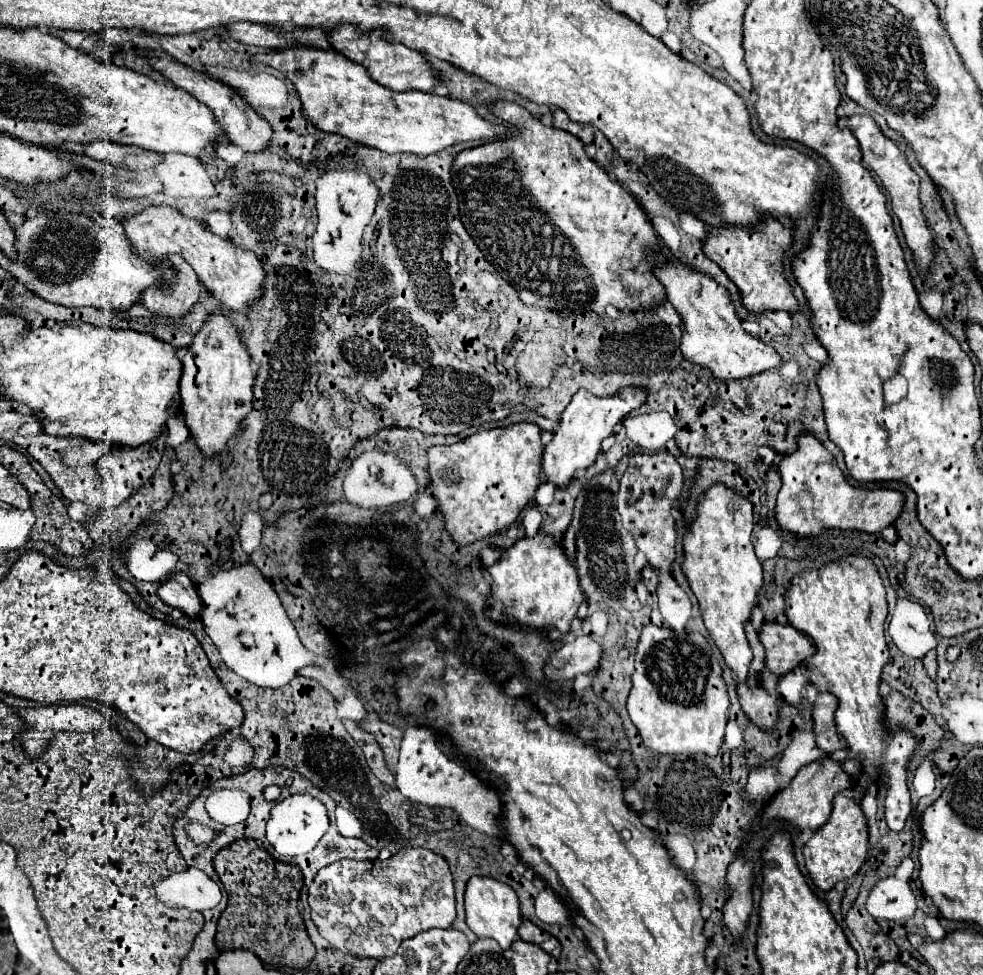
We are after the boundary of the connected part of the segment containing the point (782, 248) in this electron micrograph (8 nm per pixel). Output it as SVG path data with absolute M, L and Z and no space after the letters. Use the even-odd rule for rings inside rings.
M766 220L758 230L748 228L718 228L712 230L708 240L704 242L704 254L714 260L728 278L738 286L742 292L744 306L752 314L764 314L764 312L798 312L798 300L788 284L788 278L784 276L784 264L782 258L786 250L792 244L792 230L782 226L778 220Z

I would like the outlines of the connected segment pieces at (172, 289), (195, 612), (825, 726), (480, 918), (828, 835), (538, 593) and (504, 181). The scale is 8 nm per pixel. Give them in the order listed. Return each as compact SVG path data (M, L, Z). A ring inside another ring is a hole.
M170 256L176 266L178 280L170 286L148 288L142 296L144 306L156 314L166 318L168 322L180 322L188 312L192 312L194 304L200 300L204 286L196 276L194 268L180 256Z
M184 572L174 574L170 580L166 580L160 586L158 596L168 606L182 610L190 620L196 620L200 616L202 600L200 600L200 594L196 592L196 582Z
M820 692L814 706L812 706L816 744L824 752L834 752L834 750L846 748L846 742L836 732L836 724L834 724L836 706L838 706L838 700L830 692Z
M472 876L466 884L464 906L466 906L466 924L478 938L492 938L502 948L510 948L512 942L518 938L518 926L522 924L522 914L518 906L518 896L508 884L492 878Z
M838 794L834 798L834 810L830 820L814 832L814 836L802 848L802 854L808 874L820 890L832 890L838 882L852 878L860 870L868 854L868 826L860 804L856 804L856 800L846 794Z
M542 532L534 538L522 538L504 550L500 560L488 568L488 574L492 576L490 596L504 604L506 616L530 630L558 630L566 634L584 600L576 568L566 558L562 544Z
M496 102L490 110L514 124L516 134L502 142L460 152L452 164L452 184L460 198L460 218L468 234L494 270L512 284L520 300L564 314L602 314L608 304L620 312L646 312L664 304L666 290L654 276L654 268L668 262L666 252L670 250L654 232L638 200L588 158L584 144L576 136L544 126L514 102Z

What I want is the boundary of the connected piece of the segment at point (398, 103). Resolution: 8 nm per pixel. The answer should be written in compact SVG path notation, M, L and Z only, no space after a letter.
M286 48L282 52L258 54L254 62L270 64L294 82L306 118L320 130L346 136L386 154L410 152L416 156L436 154L466 140L496 140L508 136L504 124L484 120L468 102L426 92L394 92L372 80L364 66L330 50Z

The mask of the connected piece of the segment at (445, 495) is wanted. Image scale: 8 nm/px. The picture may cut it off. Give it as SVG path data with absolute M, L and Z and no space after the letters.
M526 422L482 430L452 446L432 446L428 450L428 486L452 540L458 546L468 546L514 524L542 482L540 460L540 428Z

